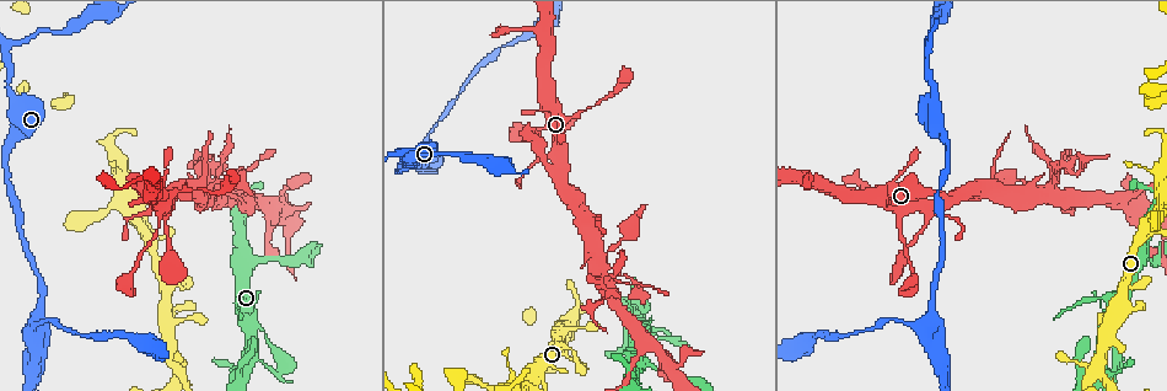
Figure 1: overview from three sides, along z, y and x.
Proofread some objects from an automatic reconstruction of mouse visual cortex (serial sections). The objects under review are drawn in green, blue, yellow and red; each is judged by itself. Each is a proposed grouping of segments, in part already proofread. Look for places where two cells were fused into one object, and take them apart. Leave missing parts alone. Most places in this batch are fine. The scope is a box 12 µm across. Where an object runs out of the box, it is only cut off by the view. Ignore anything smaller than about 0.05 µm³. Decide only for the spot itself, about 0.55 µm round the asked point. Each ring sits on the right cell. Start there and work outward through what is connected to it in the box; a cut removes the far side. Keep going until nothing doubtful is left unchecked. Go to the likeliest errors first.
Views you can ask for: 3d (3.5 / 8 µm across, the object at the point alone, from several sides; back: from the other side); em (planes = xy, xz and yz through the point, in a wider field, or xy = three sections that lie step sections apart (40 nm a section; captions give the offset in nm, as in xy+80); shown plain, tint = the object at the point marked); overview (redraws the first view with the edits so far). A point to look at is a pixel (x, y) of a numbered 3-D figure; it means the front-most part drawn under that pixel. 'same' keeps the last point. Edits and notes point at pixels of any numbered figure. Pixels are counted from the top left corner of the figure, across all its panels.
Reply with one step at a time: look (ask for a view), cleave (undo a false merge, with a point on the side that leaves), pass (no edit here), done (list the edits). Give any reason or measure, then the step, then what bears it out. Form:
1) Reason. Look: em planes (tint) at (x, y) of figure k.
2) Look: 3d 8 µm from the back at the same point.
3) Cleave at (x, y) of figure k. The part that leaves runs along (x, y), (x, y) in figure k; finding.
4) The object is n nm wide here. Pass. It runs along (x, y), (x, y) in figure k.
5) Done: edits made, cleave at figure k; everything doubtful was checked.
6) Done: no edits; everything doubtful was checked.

Abrupt turn. Look: 3d 8 µm at (674, 338) of figure 1.

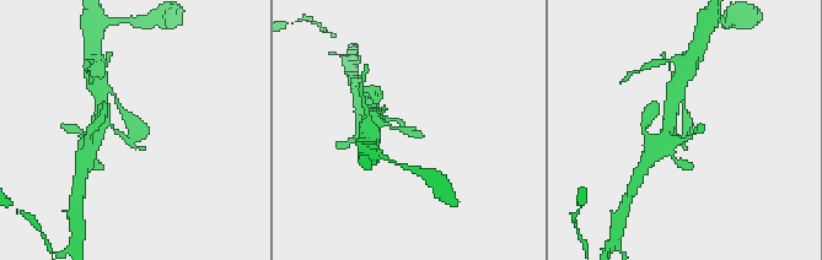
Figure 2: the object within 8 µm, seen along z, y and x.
Now the EM. Look: em xy step 2 (tint) at (130, 138) of figure 2.

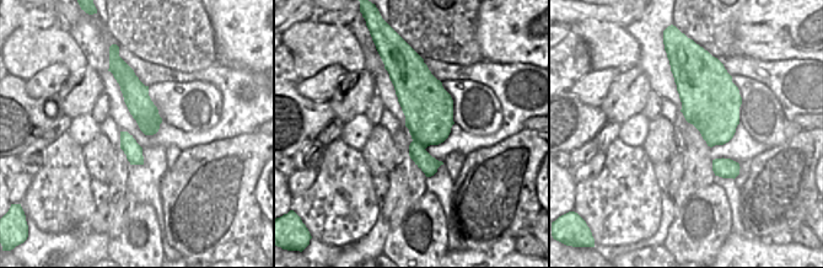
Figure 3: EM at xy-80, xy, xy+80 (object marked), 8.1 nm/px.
Pass. It runs along (119, 69), (133, 89), (152, 130) in figure 3; one cell here.

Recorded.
Abrupt turn. Look: 3d 3.5 µm at (213, 164) of figure 1.

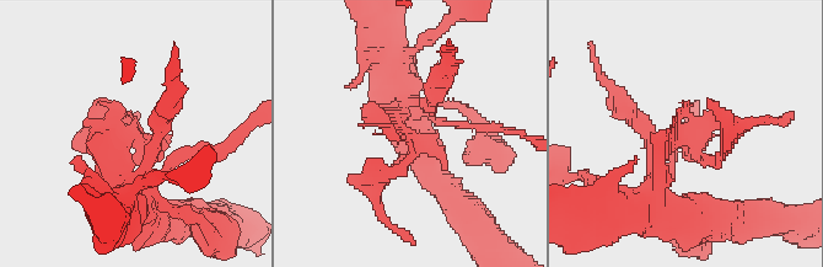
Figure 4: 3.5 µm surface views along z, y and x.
Now the EM. Look: em xy step 3 (tint) at (412, 135) of figure 4.

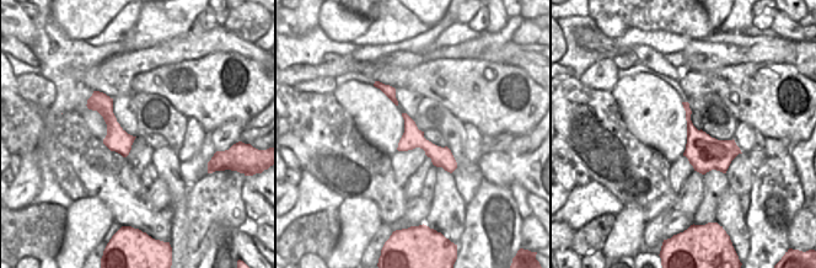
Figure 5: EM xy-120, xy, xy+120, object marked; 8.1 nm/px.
Pass. It runs along (655, 197), (673, 140), (705, 160), (726, 144) in figure 4; one cell here.

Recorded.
Sharp bend. Look: 3d 3.5 µm at (12, 45) of figure 1.

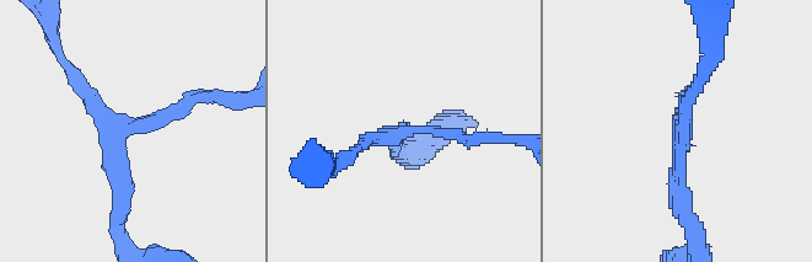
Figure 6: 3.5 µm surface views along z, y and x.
3 arms meet here; the arms are 150, 150, 150 nm wide. Look: em xy step 2 (tint) at (678, 132) of figure 6.

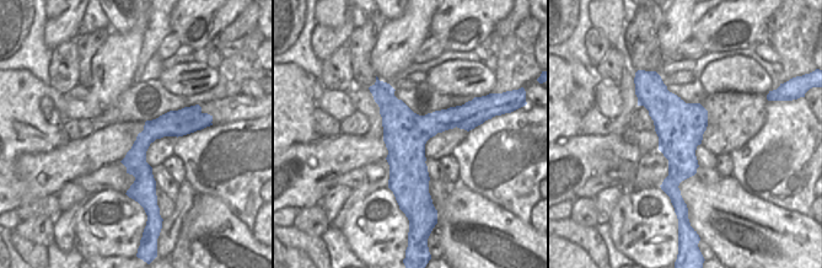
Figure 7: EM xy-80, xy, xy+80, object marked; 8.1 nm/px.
Pass. It runs along (121, 209), (117, 137), (193, 99) in figure 6; one cell here.

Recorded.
Done: no edits; everything doubtful was checked.

